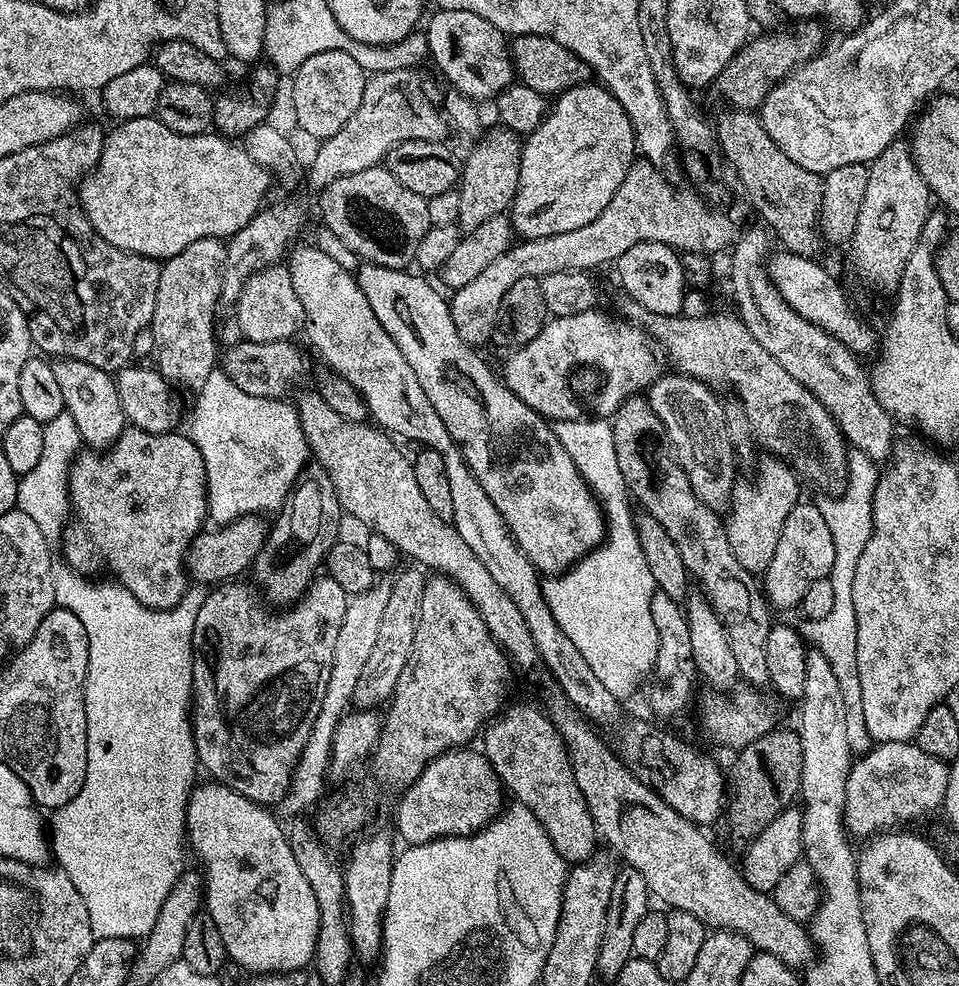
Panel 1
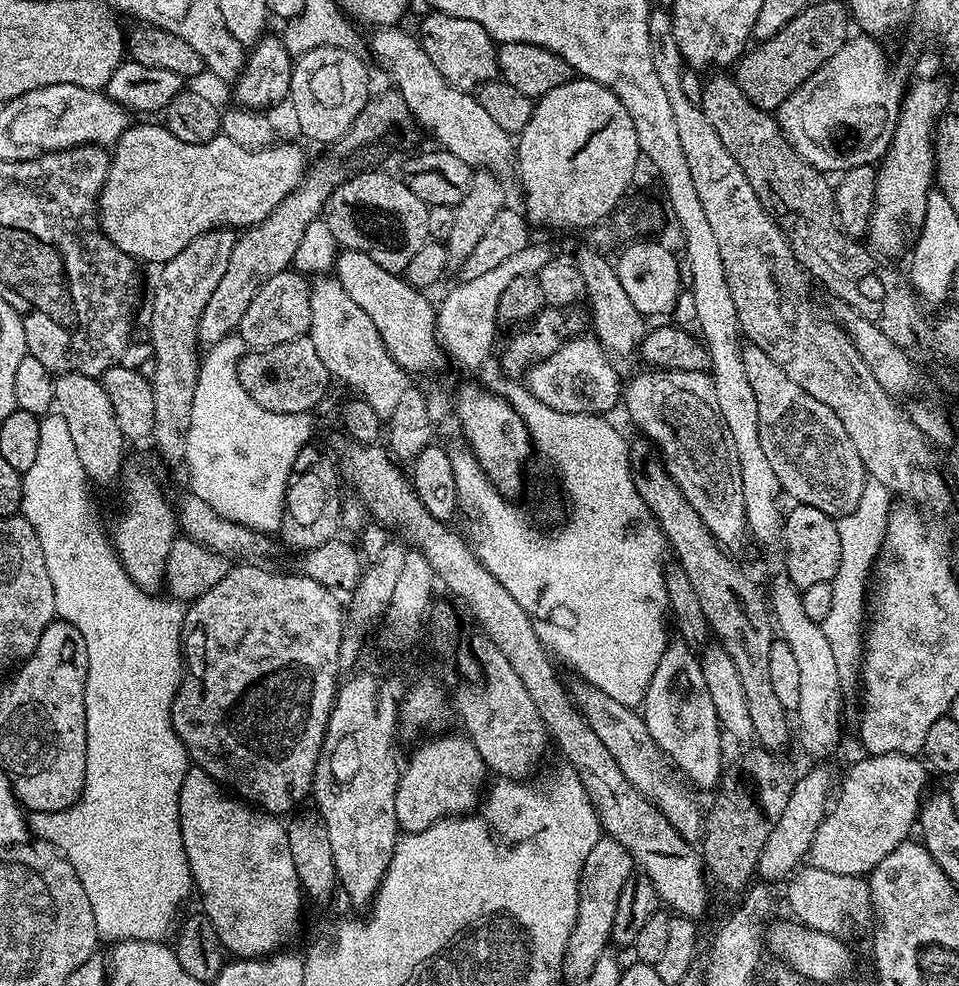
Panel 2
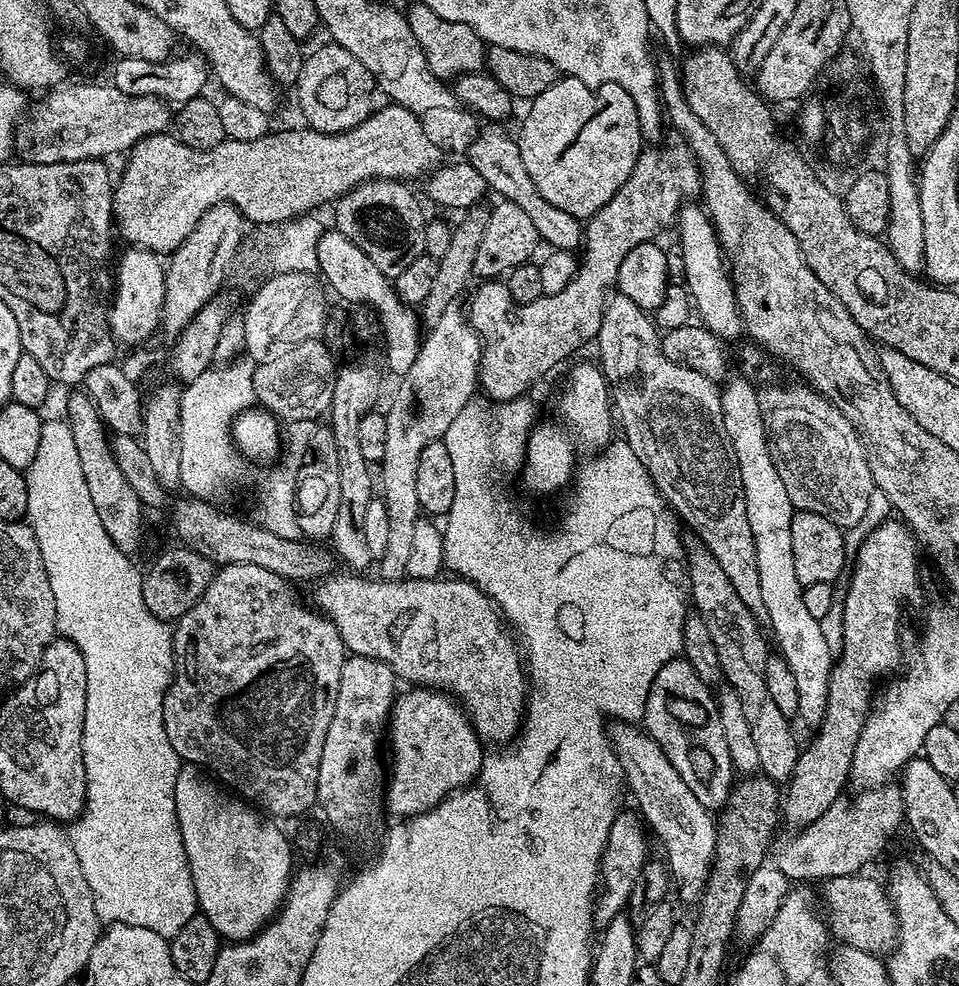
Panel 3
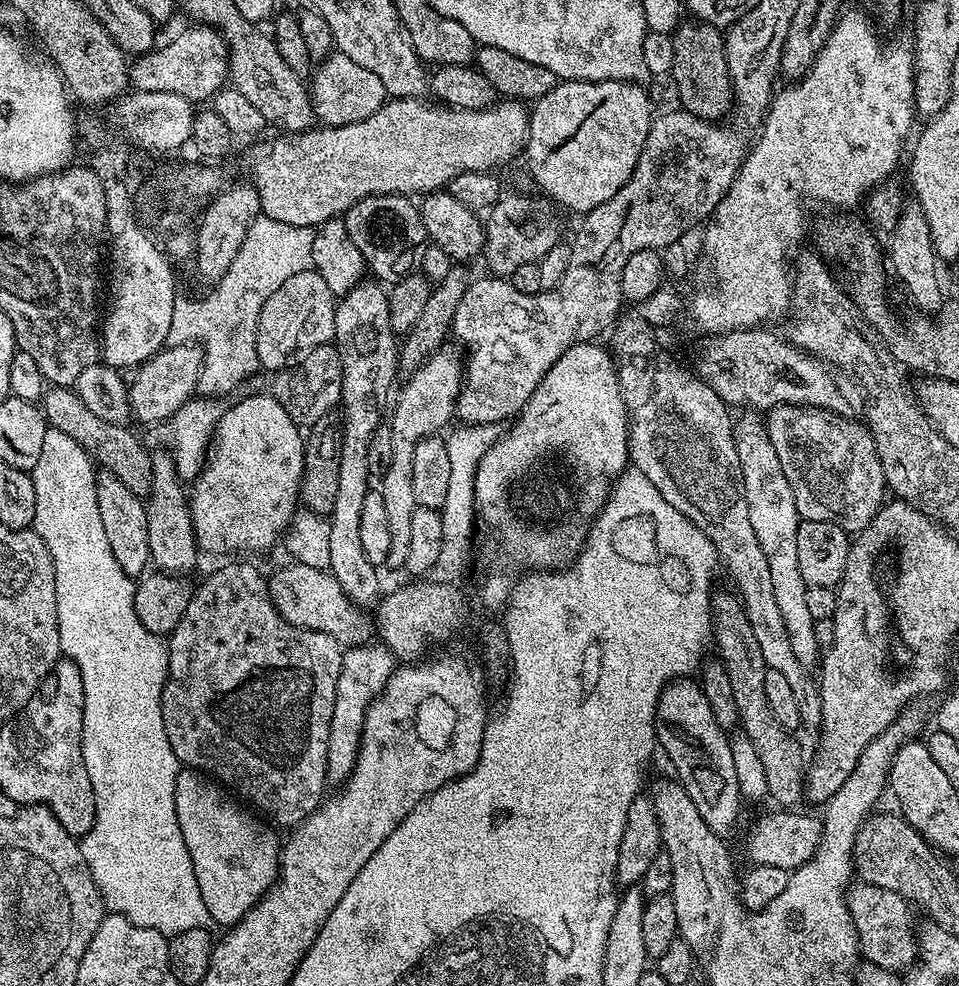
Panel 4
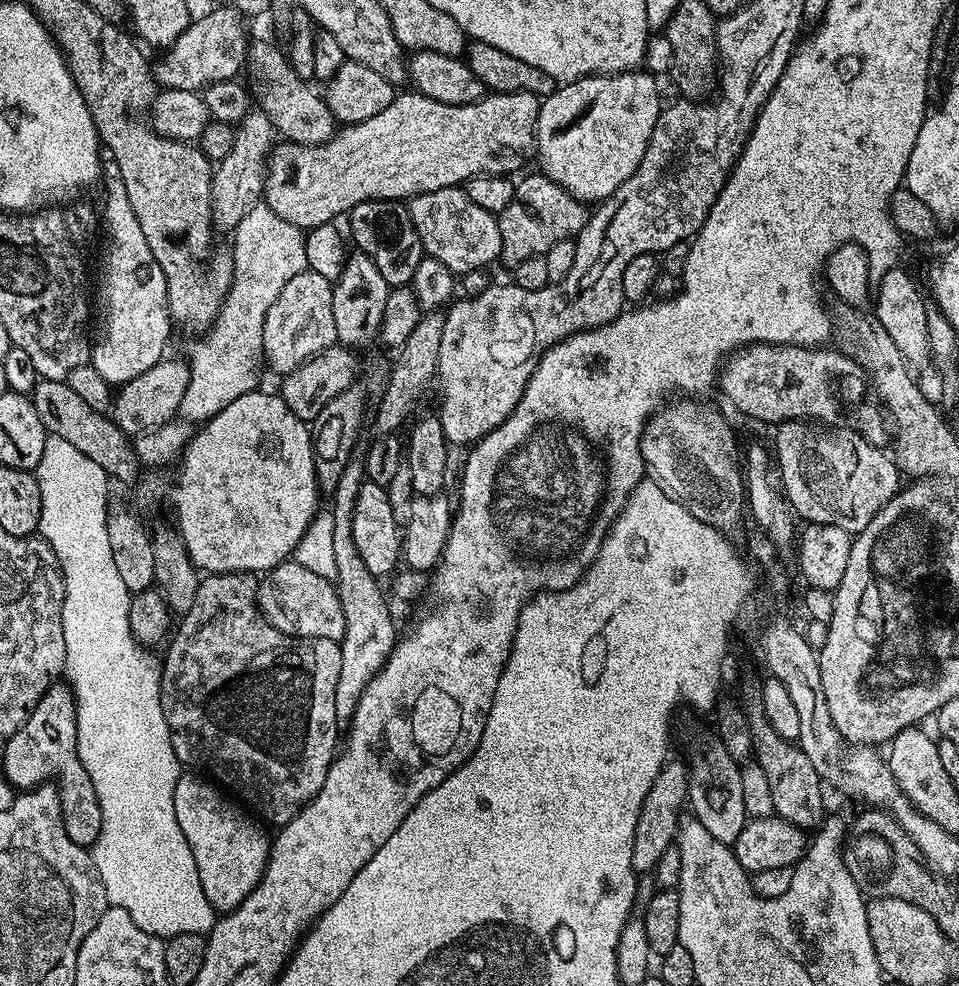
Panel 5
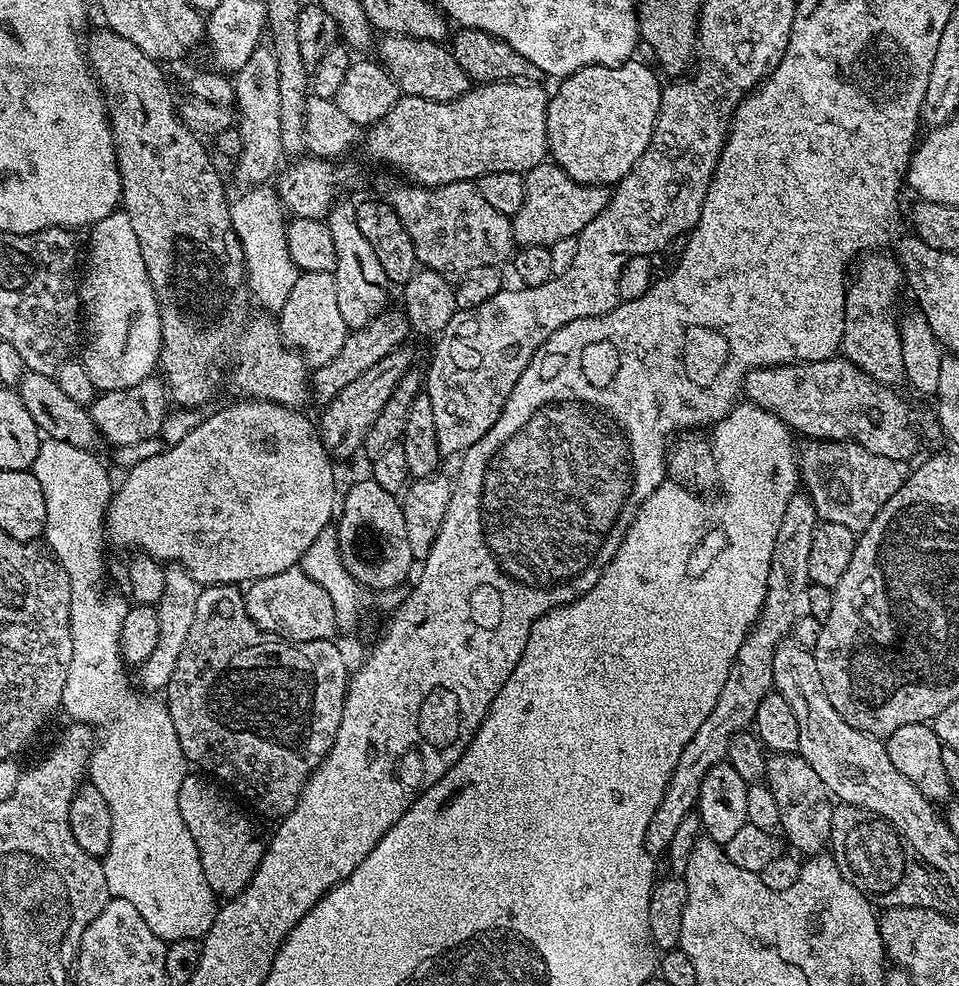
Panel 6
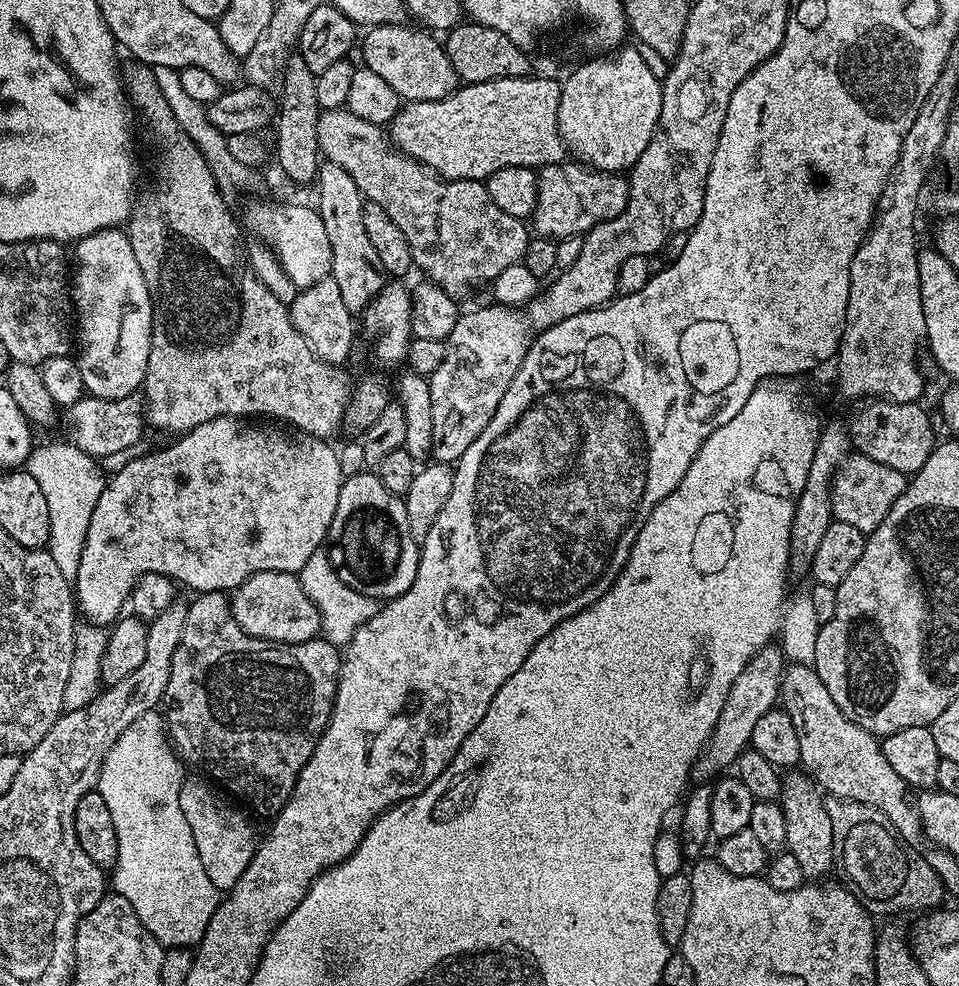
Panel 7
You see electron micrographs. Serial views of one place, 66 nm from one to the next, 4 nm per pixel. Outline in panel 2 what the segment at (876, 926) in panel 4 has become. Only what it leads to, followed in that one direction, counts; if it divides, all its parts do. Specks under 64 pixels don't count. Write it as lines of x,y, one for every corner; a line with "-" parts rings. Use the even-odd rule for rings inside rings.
804,866
787,881
786,887
788,887
788,908
793,912
789,913
807,928
840,934
843,928
850,932
855,928
864,928
868,920
870,924
873,919
872,895
865,877
830,874
830,870

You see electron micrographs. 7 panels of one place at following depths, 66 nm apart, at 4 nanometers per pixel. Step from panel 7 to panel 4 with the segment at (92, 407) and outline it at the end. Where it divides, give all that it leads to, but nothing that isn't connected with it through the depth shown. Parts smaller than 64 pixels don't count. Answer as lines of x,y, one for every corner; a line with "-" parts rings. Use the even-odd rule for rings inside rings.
190,343
173,348
163,347
159,352
135,369
128,389
128,405
132,407
132,416
144,424
160,424
172,419
172,416
185,402
197,395
200,371
203,368
204,349
199,343

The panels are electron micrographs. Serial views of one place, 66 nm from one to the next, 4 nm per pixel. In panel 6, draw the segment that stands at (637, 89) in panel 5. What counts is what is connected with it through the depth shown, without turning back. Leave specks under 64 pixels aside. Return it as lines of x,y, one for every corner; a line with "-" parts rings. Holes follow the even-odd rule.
633,58
617,68
583,68
573,76
563,77
557,83
560,85
557,86
556,93
551,93
546,116
548,150
551,159
559,168
566,170
566,174
570,174
574,182
615,186
622,178
626,178
626,174
630,174
638,158
642,158
660,113
662,83
660,84
661,77
655,71
652,73
646,65
639,64
638,61
639,59

